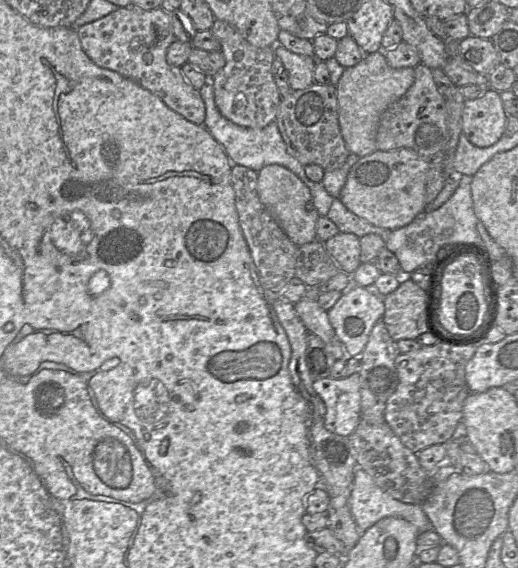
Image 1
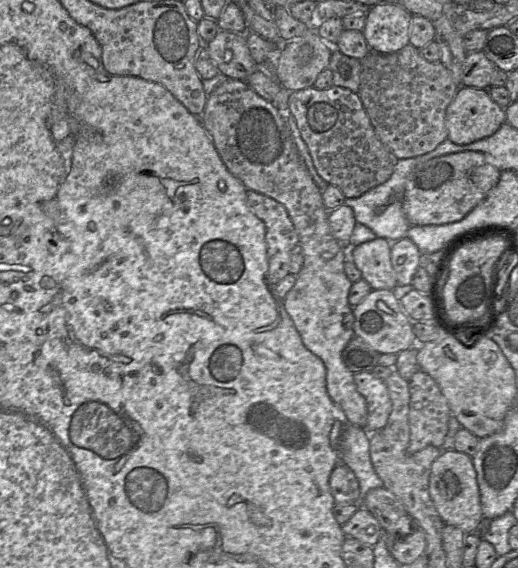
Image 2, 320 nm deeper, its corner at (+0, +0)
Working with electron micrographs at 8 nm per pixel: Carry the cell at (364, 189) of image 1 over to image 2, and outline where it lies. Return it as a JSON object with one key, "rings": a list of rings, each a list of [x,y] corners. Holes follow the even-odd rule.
{"rings":[[[463,151],[418,163],[409,174],[403,198],[403,210],[411,226],[442,225],[458,222],[481,203],[499,181],[501,171],[485,160],[481,152]]]}

